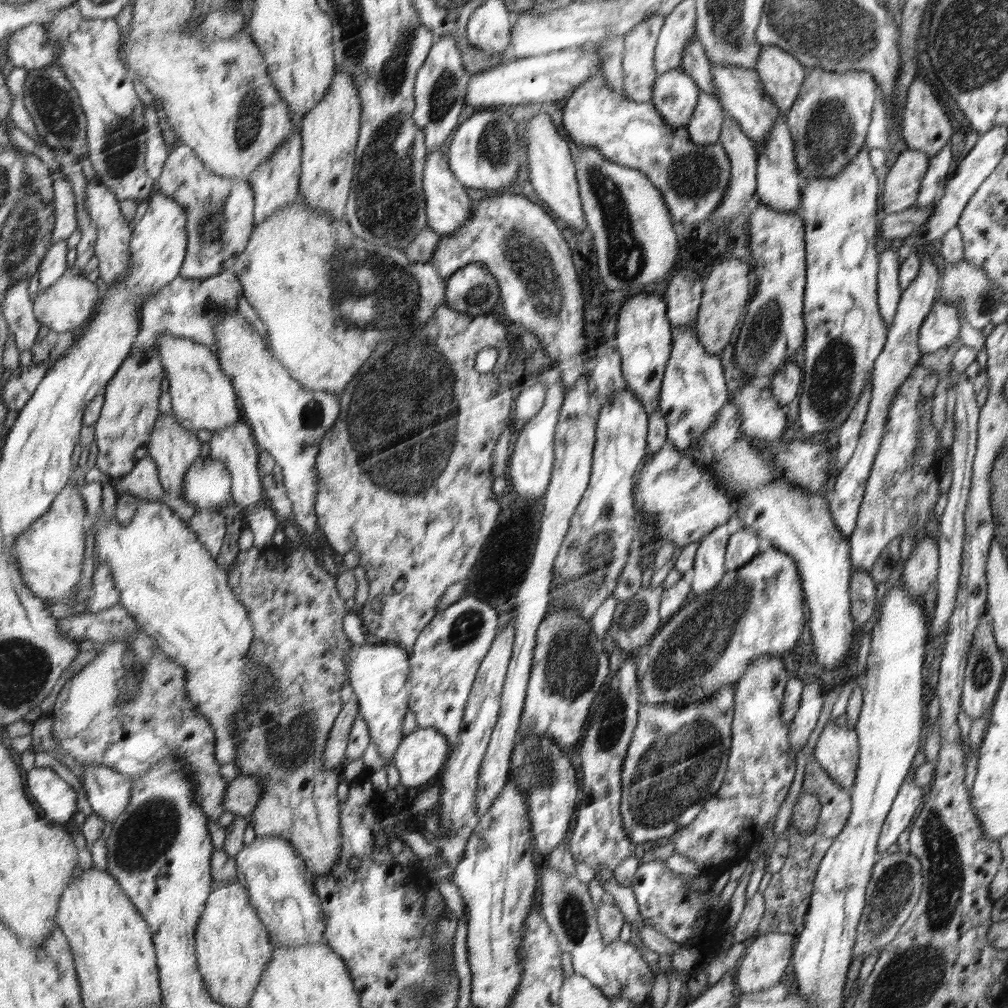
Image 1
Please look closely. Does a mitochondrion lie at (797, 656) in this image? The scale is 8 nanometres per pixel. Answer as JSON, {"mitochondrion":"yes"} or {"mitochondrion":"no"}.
{"mitochondrion":"no"}

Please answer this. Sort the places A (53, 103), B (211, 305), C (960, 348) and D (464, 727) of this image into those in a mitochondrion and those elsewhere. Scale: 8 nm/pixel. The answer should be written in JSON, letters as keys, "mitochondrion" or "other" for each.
{"A":"mitochondrion","B":"mitochondrion","C":"other","D":"other"}

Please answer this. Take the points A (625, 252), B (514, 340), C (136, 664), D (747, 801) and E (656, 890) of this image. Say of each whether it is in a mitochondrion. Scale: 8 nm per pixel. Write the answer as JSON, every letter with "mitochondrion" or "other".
{"A":"mitochondrion","B":"other","C":"mitochondrion","D":"other","E":"other"}

